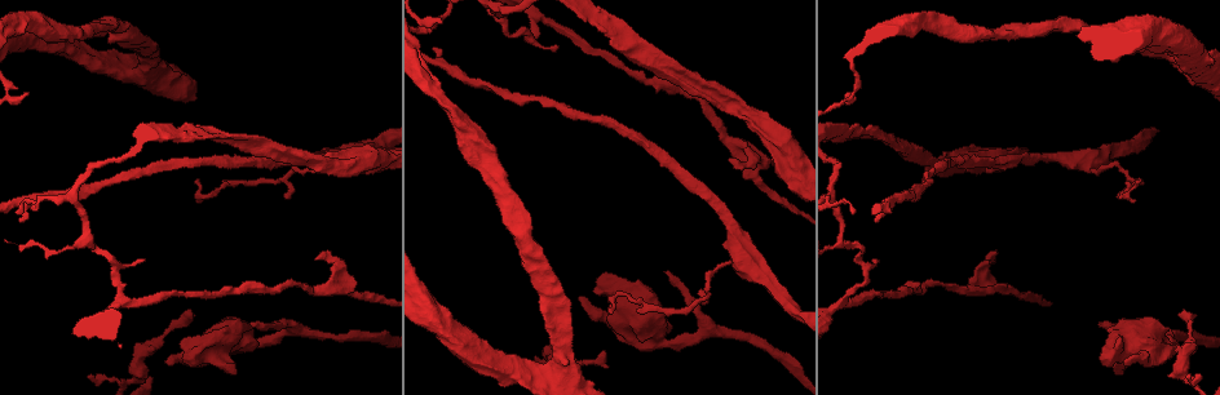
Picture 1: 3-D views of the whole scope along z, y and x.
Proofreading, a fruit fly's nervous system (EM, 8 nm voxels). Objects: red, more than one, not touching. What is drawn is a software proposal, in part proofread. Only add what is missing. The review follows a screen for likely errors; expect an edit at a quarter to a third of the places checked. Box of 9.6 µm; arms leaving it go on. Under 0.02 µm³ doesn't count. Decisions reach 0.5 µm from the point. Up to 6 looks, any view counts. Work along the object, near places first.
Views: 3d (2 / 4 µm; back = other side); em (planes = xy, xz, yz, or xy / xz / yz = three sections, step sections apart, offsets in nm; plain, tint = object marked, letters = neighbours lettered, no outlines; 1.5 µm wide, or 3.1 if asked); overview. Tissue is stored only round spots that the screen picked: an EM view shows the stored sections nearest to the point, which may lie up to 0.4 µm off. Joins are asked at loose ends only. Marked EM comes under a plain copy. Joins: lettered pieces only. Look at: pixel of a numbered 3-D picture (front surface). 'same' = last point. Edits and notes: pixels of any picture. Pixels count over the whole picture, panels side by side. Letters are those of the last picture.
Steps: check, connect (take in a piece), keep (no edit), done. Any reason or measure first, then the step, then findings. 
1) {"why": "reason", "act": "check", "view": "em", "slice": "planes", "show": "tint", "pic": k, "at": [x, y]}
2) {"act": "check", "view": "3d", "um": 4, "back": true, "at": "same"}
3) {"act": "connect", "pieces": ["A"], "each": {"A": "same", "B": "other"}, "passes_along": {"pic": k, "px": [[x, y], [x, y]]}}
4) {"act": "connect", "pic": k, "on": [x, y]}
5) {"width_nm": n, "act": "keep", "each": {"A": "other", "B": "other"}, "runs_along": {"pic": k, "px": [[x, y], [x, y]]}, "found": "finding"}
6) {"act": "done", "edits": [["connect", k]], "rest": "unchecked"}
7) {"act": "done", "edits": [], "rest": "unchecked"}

{"why": "branch stops here", "act": "check", "view": "em", "slice": "yz", "step": 8, "show": "letters", "pic": 1, "at": [1187, 379]}

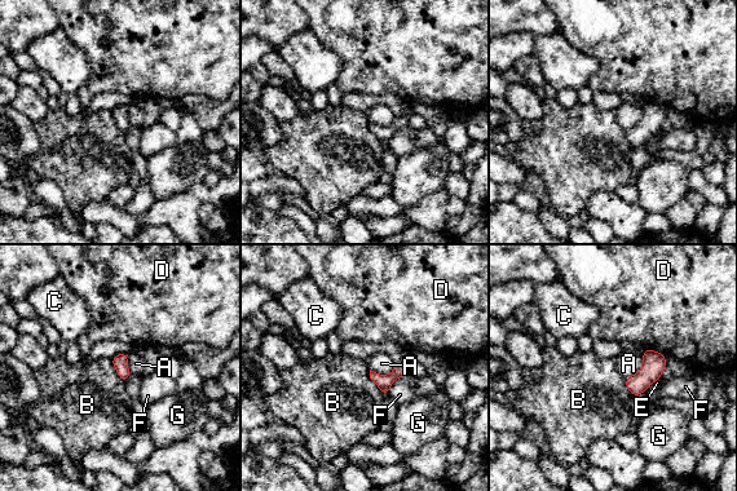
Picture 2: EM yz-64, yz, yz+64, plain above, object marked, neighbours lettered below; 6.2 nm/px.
{"why": "cut it another way", "act": "check", "view": "em", "slice": "planes", "show": "letters", "at": "same"}

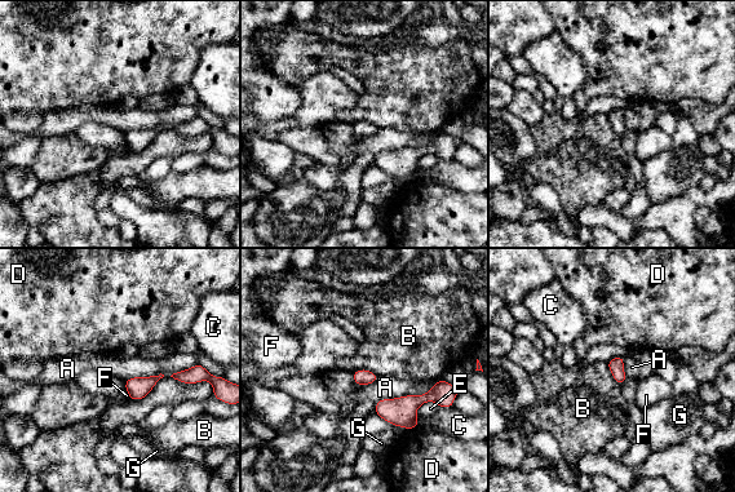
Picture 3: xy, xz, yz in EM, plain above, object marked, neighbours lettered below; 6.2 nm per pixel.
{"act": "keep", "each": {"A": "other", "B": "other", "C": "other", "D": "other", "E": "other", "F": "other", "G": "other"}, "border": {"pic": 3, "px": [[351, 372], [370, 369], [379, 376]]}, "found": "none of them fits"}

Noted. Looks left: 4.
{"why": "branch stops here", "act": "check", "view": "em", "slice": "xy", "step": 4, "show": "tint", "pic": 1, "at": [667, 270]}

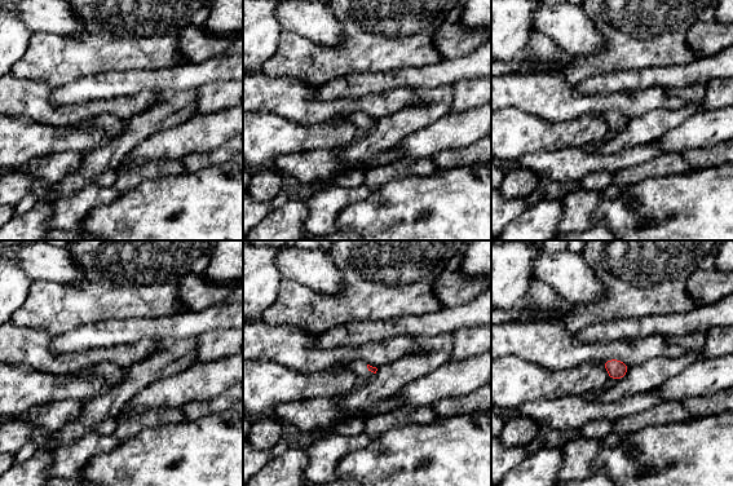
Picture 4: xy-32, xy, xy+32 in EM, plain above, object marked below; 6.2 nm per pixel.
{"why": "cut it another way", "act": "check", "view": "em", "slice": "planes", "show": "letters", "at": "same"}

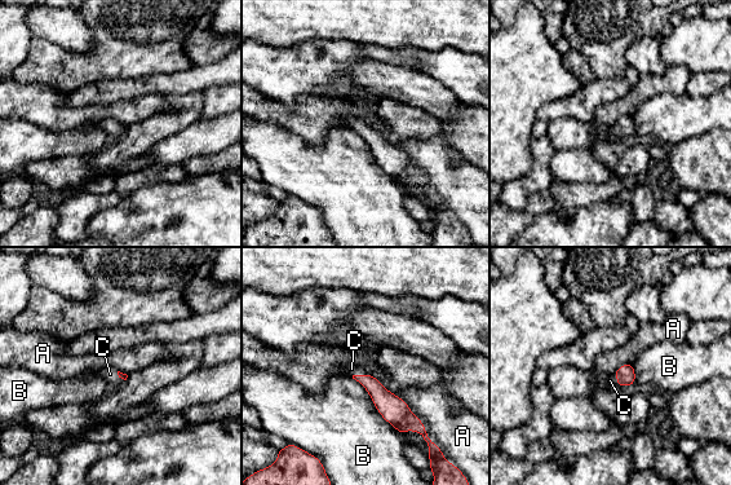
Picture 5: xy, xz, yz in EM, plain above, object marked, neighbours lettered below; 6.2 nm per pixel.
{"longest_contact_nm": ["A", 550], "act": "connect", "pieces": ["C"], "each": {"A": "other", "B": "other", "C": "same"}, "passes_along": {"pic": 5, "px": [[386, 402], [358, 375], [351, 369]]}, "found": "the cell continues"}

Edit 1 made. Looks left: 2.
{"act": "check", "view": "overview"}

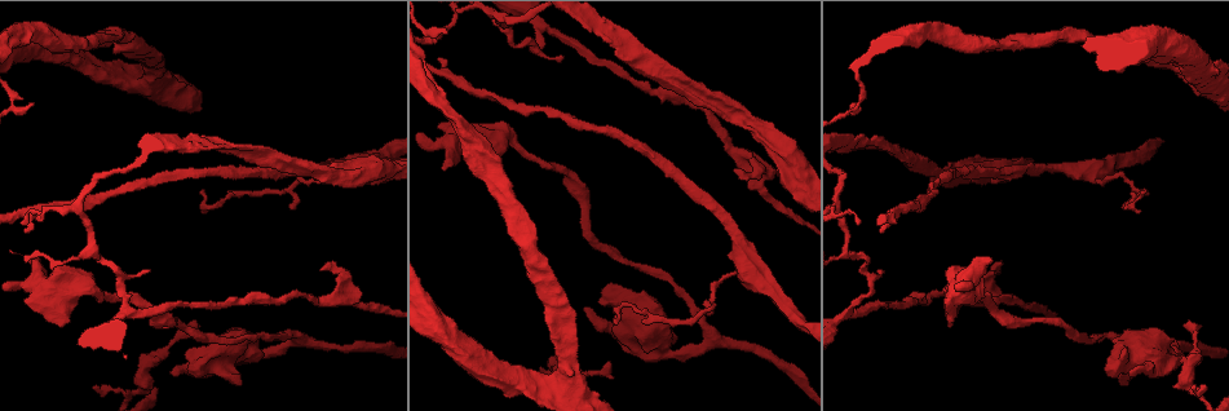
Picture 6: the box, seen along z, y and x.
{"why": "stops while still wide", "act": "check", "view": "em", "slice": "planes", "show": "letters", "pic": 6, "at": [991, 261]}

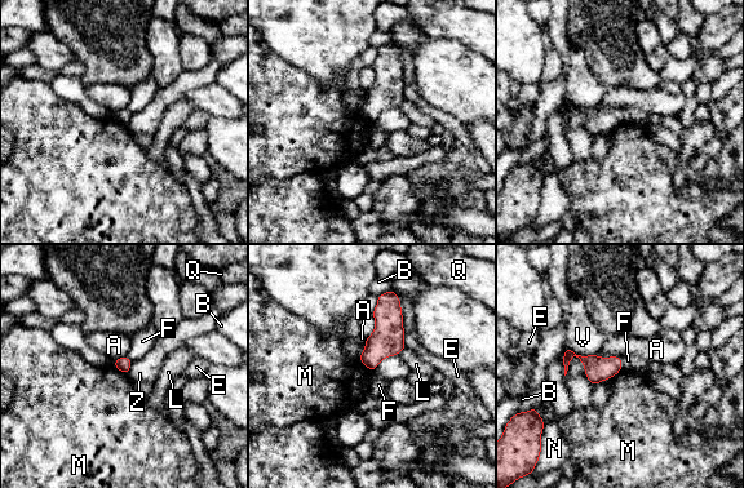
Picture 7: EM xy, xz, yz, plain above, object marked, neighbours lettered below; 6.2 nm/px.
{"act": "keep", "each": {"A": "other", "B": "other", "E": "other", "F": "other", "L": "other", "M": "other", "N": "other", "Q": "other", "V": "other", "Z": "other"}, "border": {"pic": 7, "px": [[111, 362], [118, 369], [128, 375]]}, "found": "no lettered piece goes on from it"}

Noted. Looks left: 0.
{"act": "done", "edits": [["connect", 5]], "rest": "unchecked"}

